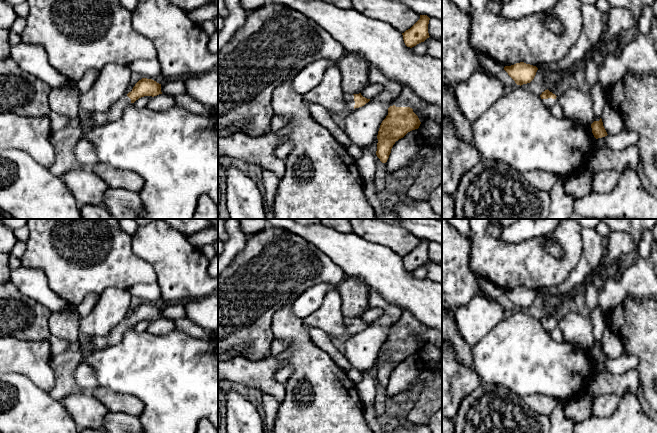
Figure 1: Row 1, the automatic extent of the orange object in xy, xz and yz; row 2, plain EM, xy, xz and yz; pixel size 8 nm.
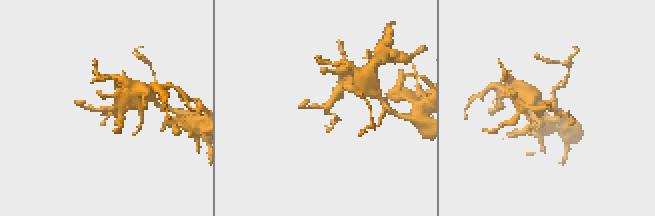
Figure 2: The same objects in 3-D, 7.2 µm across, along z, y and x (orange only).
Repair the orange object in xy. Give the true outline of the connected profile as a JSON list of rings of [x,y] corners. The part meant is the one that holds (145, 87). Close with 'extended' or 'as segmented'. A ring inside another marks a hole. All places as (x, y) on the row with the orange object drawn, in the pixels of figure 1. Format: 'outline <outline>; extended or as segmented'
outline [[[142,78],[135,84],[131,92],[124,95],[107,112],[90,113],[91,121],[96,125],[104,125],[115,121],[122,116],[123,110],[128,104],[134,103],[136,100],[144,96],[154,97],[159,94],[162,94],[161,84],[152,79]]]; extended

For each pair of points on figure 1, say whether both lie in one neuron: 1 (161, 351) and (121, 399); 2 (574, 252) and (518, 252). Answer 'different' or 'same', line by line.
1: different
2: same

